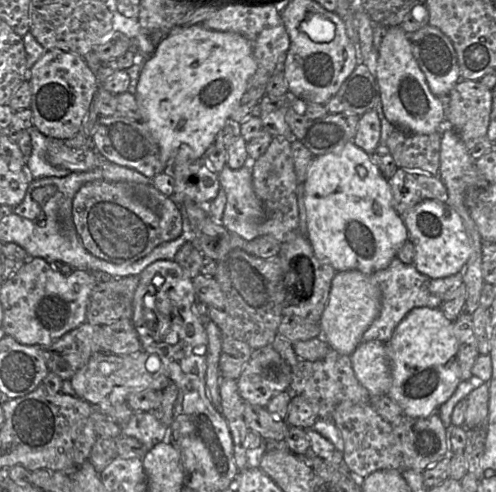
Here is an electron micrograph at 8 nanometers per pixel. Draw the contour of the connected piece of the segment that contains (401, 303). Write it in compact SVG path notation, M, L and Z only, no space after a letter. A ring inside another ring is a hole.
M394 257L389 266L370 275L371 282L381 291L381 306L377 317L362 335L361 342L380 340L386 343L402 319L414 308L439 308L443 295L452 287L462 283L462 271L444 278L430 278L421 274L414 264L405 264Z

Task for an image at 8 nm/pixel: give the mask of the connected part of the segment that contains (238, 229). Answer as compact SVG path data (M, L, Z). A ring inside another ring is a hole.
M251 160L250 164L246 163L243 167L237 170L233 170L226 165L218 173L219 183L227 197L222 223L230 233L235 233L246 241L252 241L260 236L259 225L265 219L264 208L253 189L253 162L254 161Z

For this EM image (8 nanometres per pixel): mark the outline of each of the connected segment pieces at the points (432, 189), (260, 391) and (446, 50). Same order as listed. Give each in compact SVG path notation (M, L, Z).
M398 168L388 183L393 207L401 217L423 200L432 199L444 204L448 201L447 189L438 176Z
M269 345L253 350L237 389L244 402L266 407L274 396L289 390L291 379L291 366Z
M431 25L407 34L430 91L437 97L450 94L461 80L458 57L451 40Z

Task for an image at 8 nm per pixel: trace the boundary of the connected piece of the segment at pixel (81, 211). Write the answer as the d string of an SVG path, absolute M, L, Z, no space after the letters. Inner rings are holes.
M94 180L83 185L72 202L72 217L84 247L95 257L115 263L132 263L150 254L157 246L175 240L183 232L182 209L153 184Z

